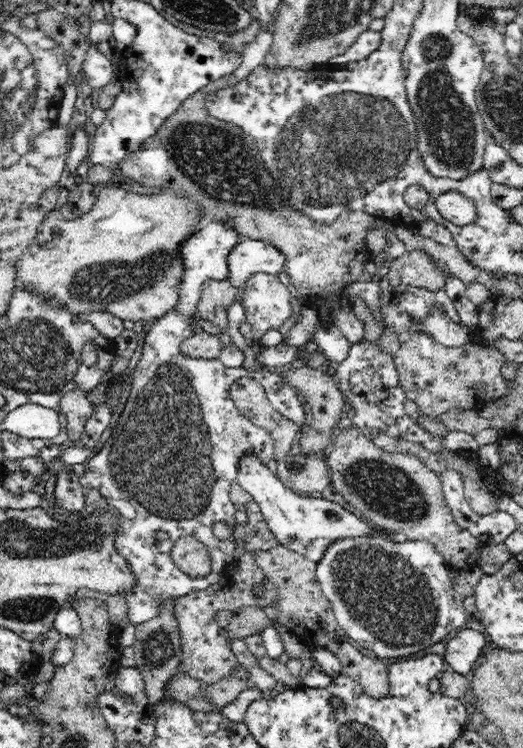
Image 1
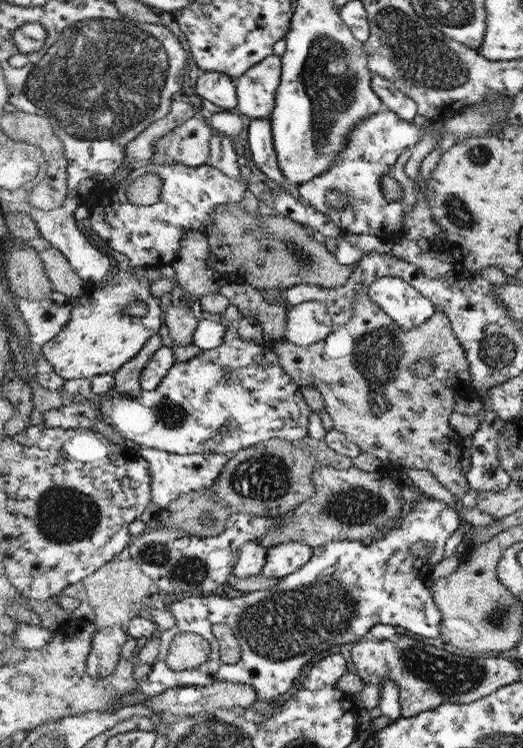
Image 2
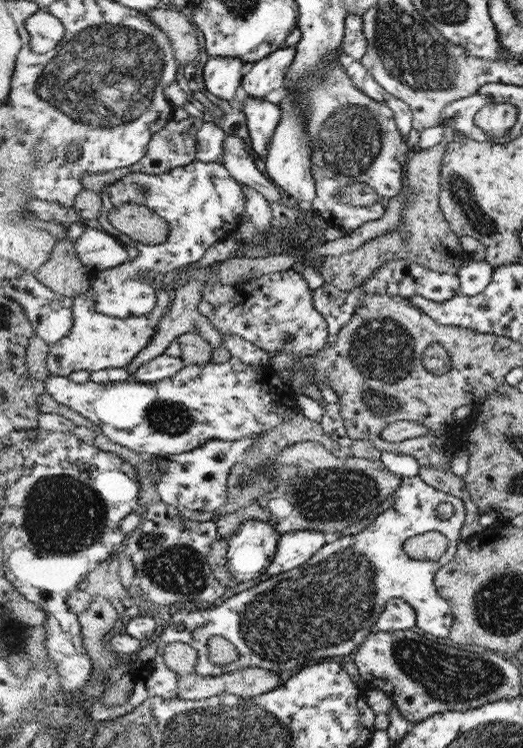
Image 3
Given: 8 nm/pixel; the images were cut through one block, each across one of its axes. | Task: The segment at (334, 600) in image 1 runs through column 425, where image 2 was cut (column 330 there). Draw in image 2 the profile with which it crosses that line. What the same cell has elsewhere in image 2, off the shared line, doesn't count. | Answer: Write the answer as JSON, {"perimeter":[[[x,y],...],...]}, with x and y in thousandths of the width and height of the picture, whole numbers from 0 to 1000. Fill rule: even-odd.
{"perimeter":[[[795,648],[788,651],[792,676],[772,693],[761,695],[759,702],[746,706],[734,719],[707,723],[698,727],[688,722],[646,722],[625,725],[623,729],[600,734],[600,741],[587,754],[558,769],[533,775],[532,779],[514,782],[511,789],[467,793],[459,798],[424,798],[409,794],[382,797],[379,793],[356,798],[348,803],[329,809],[329,818],[337,826],[337,836],[308,846],[306,882],[293,889],[293,896],[281,909],[266,914],[264,929],[249,929],[233,937],[214,937],[210,948],[195,949],[207,955],[218,955],[222,949],[266,943],[275,939],[279,930],[314,929],[321,922],[340,920],[398,920],[421,910],[444,910],[453,914],[478,914],[489,922],[493,944],[509,944],[528,939],[524,933],[532,928],[543,928],[558,920],[566,904],[577,898],[577,890],[585,890],[597,878],[610,872],[620,872],[635,864],[685,860],[688,853],[719,834],[750,834],[767,837],[792,850],[815,853],[841,852],[847,836],[847,818],[826,798],[826,790],[815,786],[813,777],[828,765],[832,757],[849,747],[853,723],[878,705],[880,693],[876,684],[859,674],[811,663],[811,659]],[[799,723],[818,723],[830,730],[828,741],[818,747],[803,747],[786,738],[786,730]],[[413,834],[438,836],[459,861],[463,869],[459,882],[449,889],[434,889],[421,882],[421,861],[409,850]],[[352,845],[371,845],[394,850],[405,858],[405,877],[394,886],[363,898],[337,898],[319,886],[329,860],[338,849]]]}

